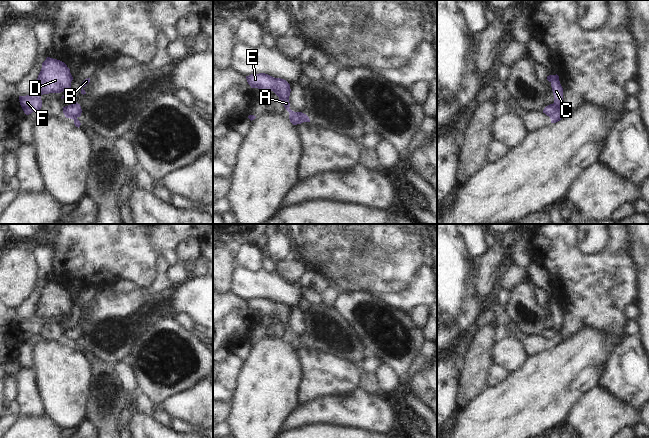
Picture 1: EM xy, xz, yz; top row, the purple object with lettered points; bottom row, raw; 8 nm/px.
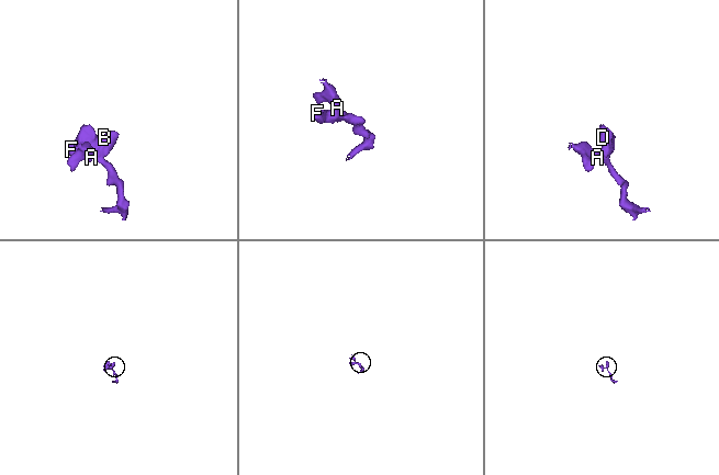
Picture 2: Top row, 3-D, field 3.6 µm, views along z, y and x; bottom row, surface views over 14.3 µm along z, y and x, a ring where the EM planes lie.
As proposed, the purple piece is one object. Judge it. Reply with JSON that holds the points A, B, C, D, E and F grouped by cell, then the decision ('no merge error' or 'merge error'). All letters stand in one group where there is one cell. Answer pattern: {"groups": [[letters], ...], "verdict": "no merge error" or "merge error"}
{"groups": [["A", "B", "E"], ["C", "D", "F"]], "verdict": "merge error"}

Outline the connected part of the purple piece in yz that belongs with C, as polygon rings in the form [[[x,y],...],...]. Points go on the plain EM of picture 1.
[[[557,298],[547,300],[547,304],[551,307],[554,319],[554,327],[557,329],[557,334],[552,340],[550,340],[550,343],[551,347],[556,347],[562,342],[560,330],[563,326],[563,312],[560,308],[559,300]]]

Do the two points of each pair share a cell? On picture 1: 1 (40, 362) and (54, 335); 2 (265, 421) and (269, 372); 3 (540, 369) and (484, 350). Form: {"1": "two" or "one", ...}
{"1": "two", "2": "one", "3": "two"}

